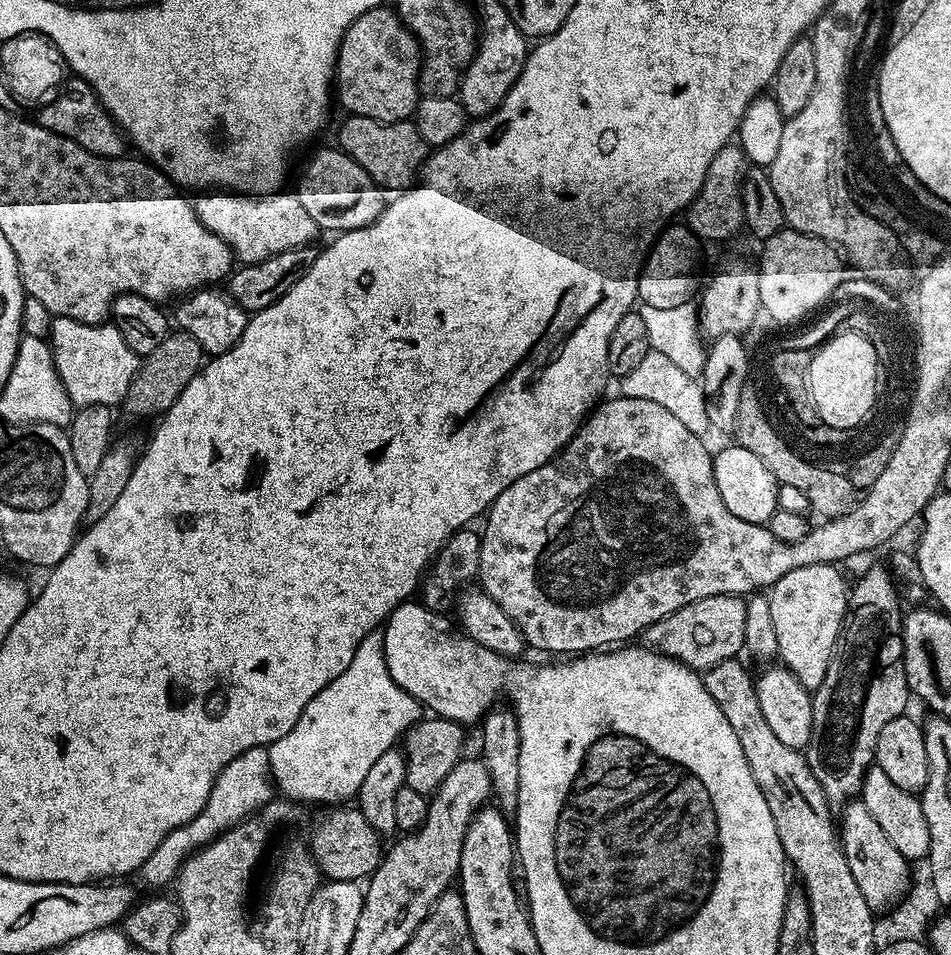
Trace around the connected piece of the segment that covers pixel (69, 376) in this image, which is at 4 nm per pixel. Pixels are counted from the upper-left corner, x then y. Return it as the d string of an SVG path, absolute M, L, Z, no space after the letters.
M55 317L48 335L55 368L75 407L86 405L116 406L125 399L131 380L141 367L141 357L130 350L126 340L110 322L79 323L76 319Z

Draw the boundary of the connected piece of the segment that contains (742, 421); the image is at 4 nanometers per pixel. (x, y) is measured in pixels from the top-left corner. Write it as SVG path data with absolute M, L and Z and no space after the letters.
M746 386L742 390L742 398L738 398L738 414L734 425L735 432L735 443L739 447L750 450L750 454L756 455L766 465L766 470L770 470L770 474L774 474L777 485L801 492L808 499L809 506L820 515L820 518L835 518L849 511L850 505L853 503L851 479L842 474L833 474L830 470L822 470L822 466L813 464L811 459L804 457L803 460L772 429L772 424L768 421L763 406L760 405L760 396L752 389L752 386Z

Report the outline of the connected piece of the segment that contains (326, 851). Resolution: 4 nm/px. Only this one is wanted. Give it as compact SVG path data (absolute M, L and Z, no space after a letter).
M338 806L328 812L316 824L310 835L310 851L321 870L321 875L328 880L361 881L367 879L380 865L383 859L382 843L378 832L370 826L358 808Z

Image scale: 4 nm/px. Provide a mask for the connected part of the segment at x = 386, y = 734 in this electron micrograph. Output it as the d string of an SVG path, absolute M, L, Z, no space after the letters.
M379 631L366 634L362 642L356 644L354 659L350 666L323 688L302 710L294 730L290 734L282 734L278 742L267 745L270 758L270 770L275 787L280 788L285 797L293 802L308 804L326 804L336 806L347 796L355 797L362 786L362 780L370 771L370 766L403 737L404 733L421 719L422 706L410 693L402 690L390 678L390 670L384 657L384 638Z

